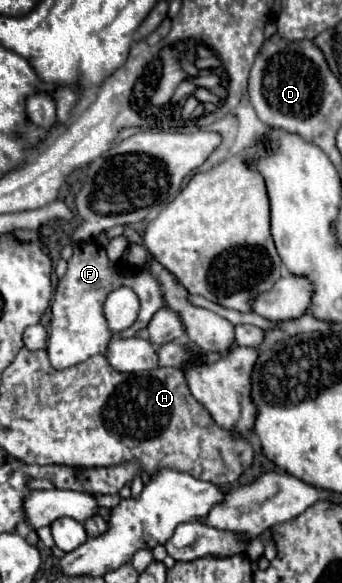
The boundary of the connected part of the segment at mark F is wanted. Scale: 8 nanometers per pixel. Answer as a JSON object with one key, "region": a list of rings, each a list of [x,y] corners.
{"region":[[[71,242],[71,244],[75,248],[75,252],[73,252],[73,258],[69,260],[67,274],[57,284],[55,300],[51,306],[53,318],[51,318],[51,336],[47,342],[47,354],[49,354],[51,366],[55,370],[69,368],[73,364],[87,360],[93,354],[107,352],[107,344],[113,338],[113,334],[107,328],[107,320],[103,316],[103,302],[111,290],[129,286],[135,290],[135,294],[141,300],[141,312],[139,312],[137,322],[129,330],[123,330],[119,334],[119,338],[131,338],[139,330],[147,328],[153,314],[161,306],[165,306],[161,284],[149,270],[149,266],[143,266],[139,270],[123,270],[121,264],[115,264],[107,258],[105,248],[101,244],[97,244],[97,242],[81,242],[81,244]]]}

